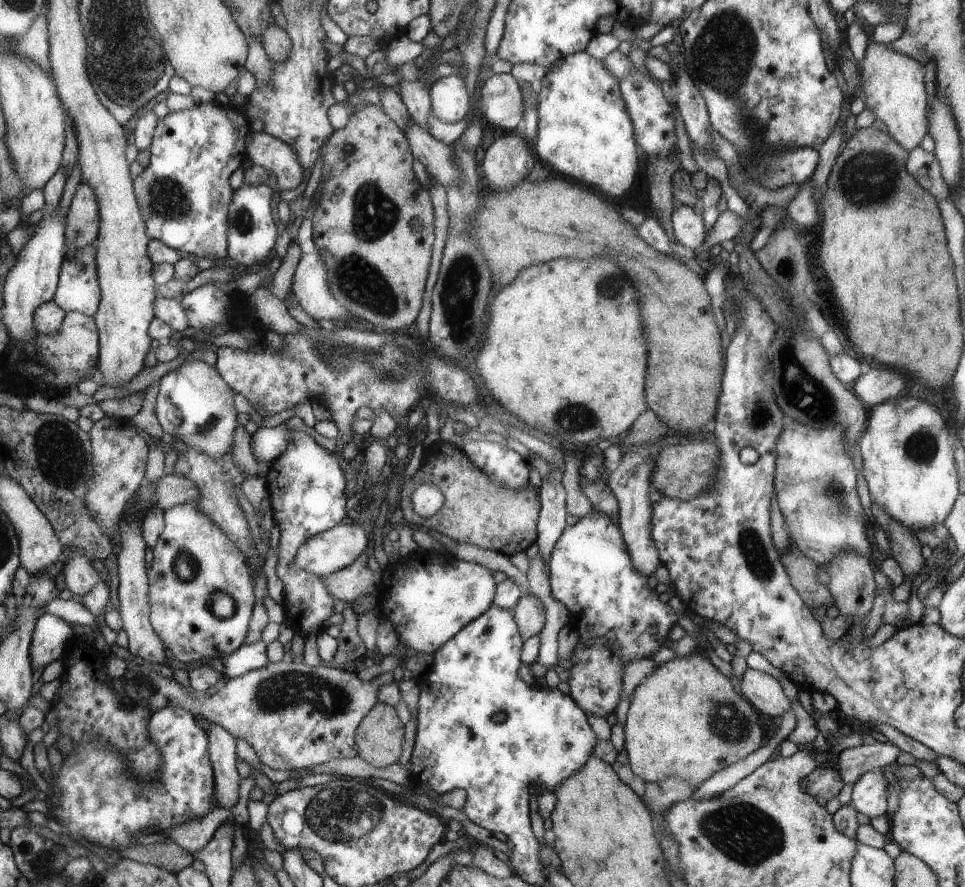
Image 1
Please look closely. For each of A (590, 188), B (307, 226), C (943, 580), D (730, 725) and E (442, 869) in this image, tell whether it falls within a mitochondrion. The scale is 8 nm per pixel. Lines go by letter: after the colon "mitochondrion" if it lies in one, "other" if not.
A: other
B: other
C: other
D: mitochondrion
E: other

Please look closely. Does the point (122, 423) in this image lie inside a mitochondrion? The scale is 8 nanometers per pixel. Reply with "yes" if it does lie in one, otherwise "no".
no

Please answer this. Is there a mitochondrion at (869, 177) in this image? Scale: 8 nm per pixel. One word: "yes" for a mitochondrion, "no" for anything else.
yes

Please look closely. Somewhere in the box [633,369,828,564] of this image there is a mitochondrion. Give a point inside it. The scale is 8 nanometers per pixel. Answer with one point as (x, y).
(759, 416)

